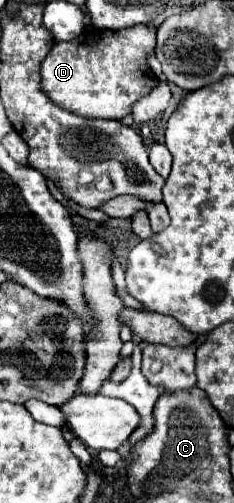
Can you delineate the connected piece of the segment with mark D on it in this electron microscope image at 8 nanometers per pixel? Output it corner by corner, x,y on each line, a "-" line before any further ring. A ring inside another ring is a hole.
136,25
118,31
105,30
104,35
96,32
82,34
82,39
72,39
68,42
56,42
40,65
42,75
42,91
58,105
70,113
88,119
122,119
130,113
130,105
146,95
154,87
154,73
146,63
146,55
154,51
156,45
156,31
148,25

